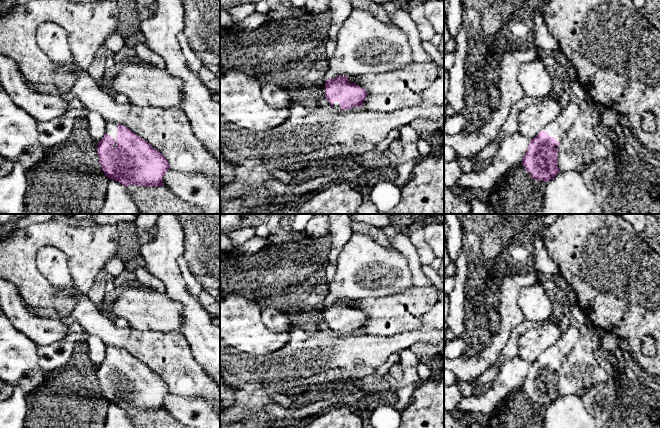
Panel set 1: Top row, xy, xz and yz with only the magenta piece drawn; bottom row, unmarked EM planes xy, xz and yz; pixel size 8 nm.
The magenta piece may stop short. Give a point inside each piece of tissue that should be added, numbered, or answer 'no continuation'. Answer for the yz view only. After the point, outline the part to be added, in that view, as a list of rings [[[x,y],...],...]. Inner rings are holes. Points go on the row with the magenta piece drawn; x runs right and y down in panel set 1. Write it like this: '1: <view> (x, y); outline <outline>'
1: yz (557, 128); outline [[[571,100],[569,104],[562,109],[559,116],[548,125],[543,127],[541,131],[545,131],[550,137],[555,137],[561,143],[565,133],[572,127],[582,110],[575,100]]]

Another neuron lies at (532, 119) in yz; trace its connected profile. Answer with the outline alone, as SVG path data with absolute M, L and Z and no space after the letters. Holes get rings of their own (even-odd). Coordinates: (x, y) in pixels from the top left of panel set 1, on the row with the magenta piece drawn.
M551 95L543 97L540 103L529 105L518 115L518 132L527 138L534 138L543 127L554 121L561 113L559 100Z

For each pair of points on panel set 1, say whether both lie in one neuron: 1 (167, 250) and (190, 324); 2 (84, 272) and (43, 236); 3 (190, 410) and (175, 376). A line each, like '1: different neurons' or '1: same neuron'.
1: same neuron
2: same neuron
3: different neurons

